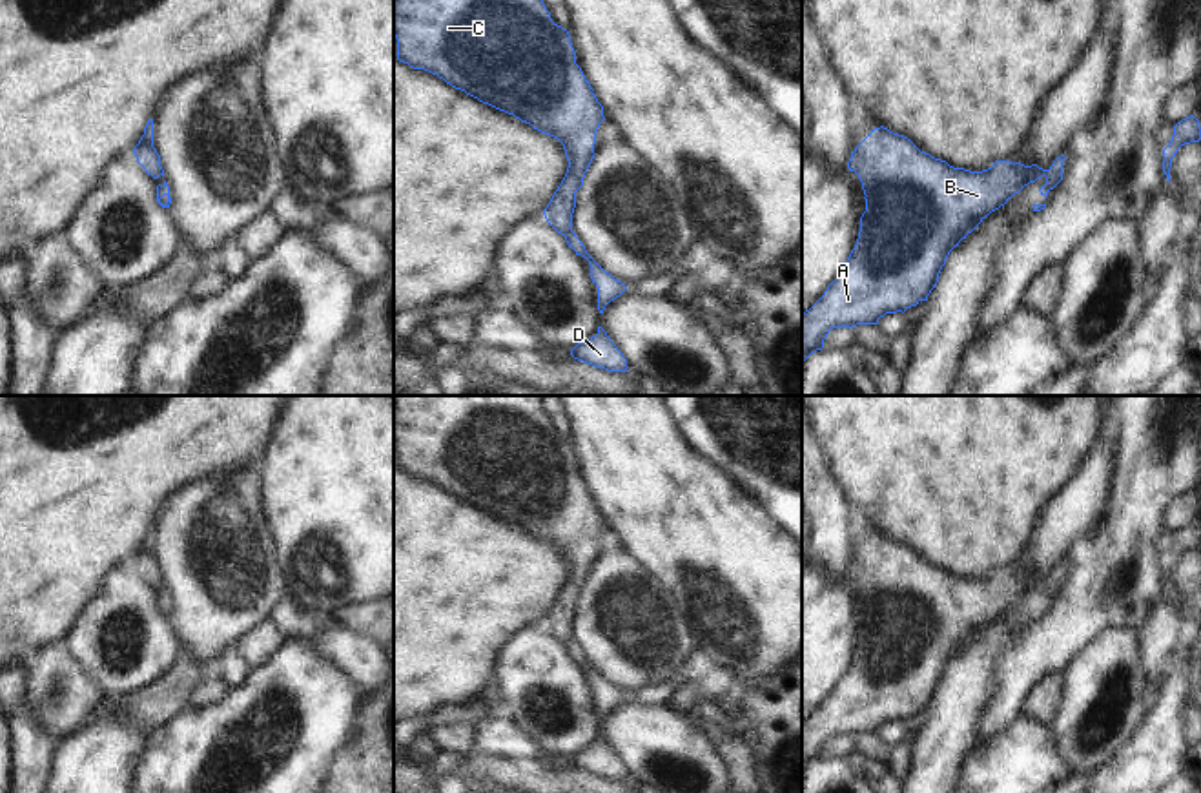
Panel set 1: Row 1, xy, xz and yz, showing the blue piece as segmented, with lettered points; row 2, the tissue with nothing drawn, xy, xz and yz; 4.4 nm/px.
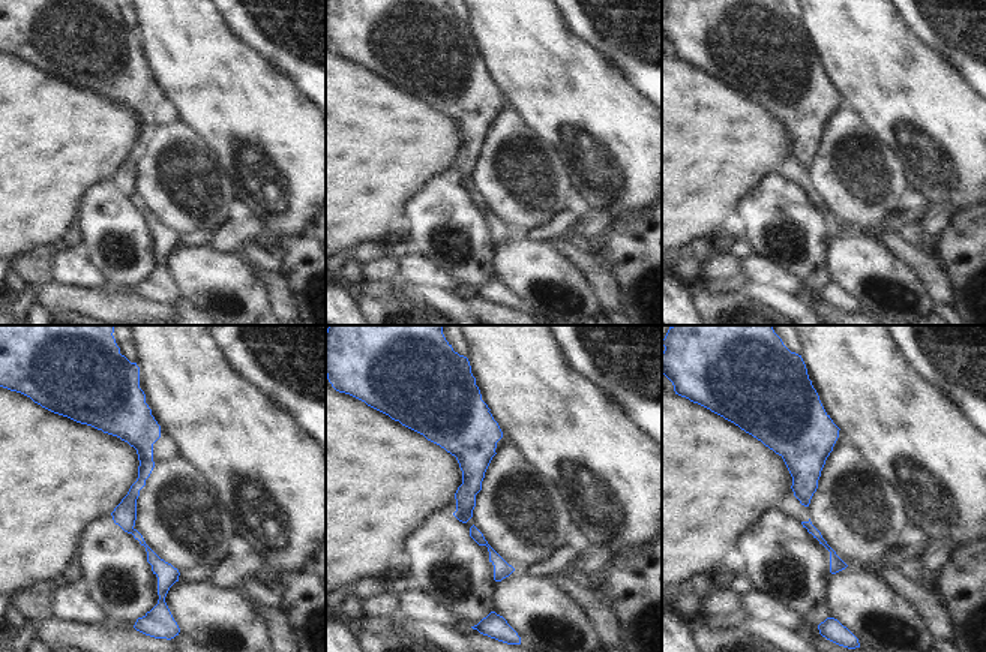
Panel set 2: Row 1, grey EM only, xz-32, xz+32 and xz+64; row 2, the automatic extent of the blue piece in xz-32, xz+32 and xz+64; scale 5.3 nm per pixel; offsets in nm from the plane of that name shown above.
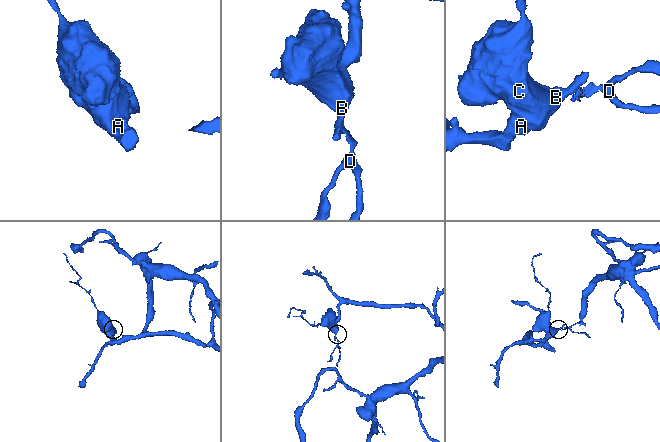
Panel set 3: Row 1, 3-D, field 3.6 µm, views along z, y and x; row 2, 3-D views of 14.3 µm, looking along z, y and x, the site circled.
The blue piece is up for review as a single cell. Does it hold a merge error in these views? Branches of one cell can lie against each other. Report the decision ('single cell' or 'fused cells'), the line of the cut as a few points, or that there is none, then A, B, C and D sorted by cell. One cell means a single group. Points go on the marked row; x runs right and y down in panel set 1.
fused cells | xz (571, 228), (565, 236) | A B C / D

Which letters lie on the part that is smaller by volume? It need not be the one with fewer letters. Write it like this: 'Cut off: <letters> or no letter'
Cut off: D

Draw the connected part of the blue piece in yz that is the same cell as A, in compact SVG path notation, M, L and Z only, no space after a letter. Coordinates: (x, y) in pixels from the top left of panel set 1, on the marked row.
M884 126L871 129L851 151L847 168L862 182L866 211L860 217L857 244L840 275L809 310L802 312L802 361L824 348L824 339L833 328L877 324L886 314L904 314L928 301L950 252L991 211L1046 173L1037 164L1010 160L995 160L982 171L953 168Z

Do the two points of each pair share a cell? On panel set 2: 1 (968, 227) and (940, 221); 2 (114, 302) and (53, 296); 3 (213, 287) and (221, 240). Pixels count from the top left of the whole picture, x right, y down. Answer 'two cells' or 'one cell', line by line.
1: two cells
2: one cell
3: two cells

